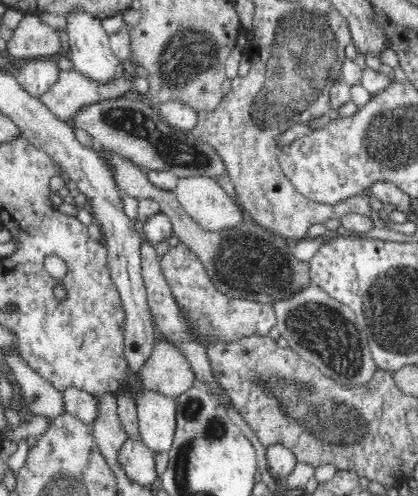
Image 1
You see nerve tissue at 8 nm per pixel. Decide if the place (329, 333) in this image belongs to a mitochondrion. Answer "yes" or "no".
yes

